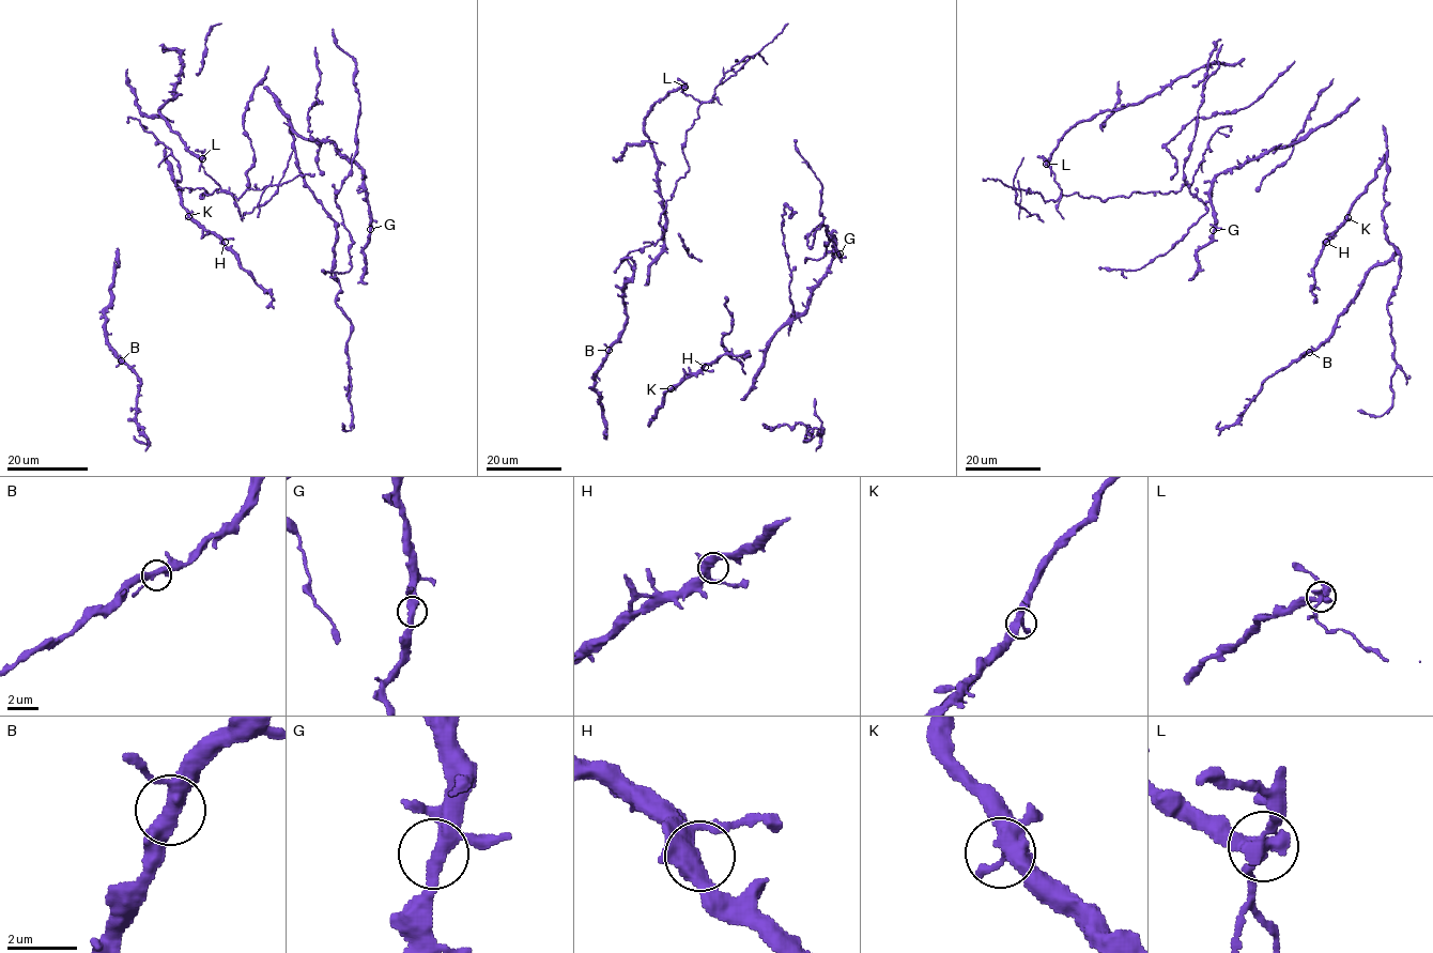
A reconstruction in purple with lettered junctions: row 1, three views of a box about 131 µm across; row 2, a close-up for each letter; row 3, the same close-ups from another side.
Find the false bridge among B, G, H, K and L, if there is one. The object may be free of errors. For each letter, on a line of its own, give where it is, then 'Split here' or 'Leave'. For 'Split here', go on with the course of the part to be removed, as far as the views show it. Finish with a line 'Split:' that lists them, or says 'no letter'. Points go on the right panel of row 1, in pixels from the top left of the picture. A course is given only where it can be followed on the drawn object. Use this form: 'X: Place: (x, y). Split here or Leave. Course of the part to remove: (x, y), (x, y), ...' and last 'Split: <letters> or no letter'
B: Place: (1309, 352). Leave
G: Place: (1213, 230). Leave
H: Place: (1326, 242). Leave
K: Place: (1347, 217). Leave
L: Place: (1046, 164). Split here. Course of the part to remove: (1046, 164), (1062, 195), (1077, 193), (1106, 200), (1139, 191), (1168, 193), (1192, 182), (1219, 128), (1231, 131)
Split: L

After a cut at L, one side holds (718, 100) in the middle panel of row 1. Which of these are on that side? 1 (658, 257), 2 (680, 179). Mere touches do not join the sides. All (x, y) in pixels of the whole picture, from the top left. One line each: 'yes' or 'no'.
1: no
2: yes

